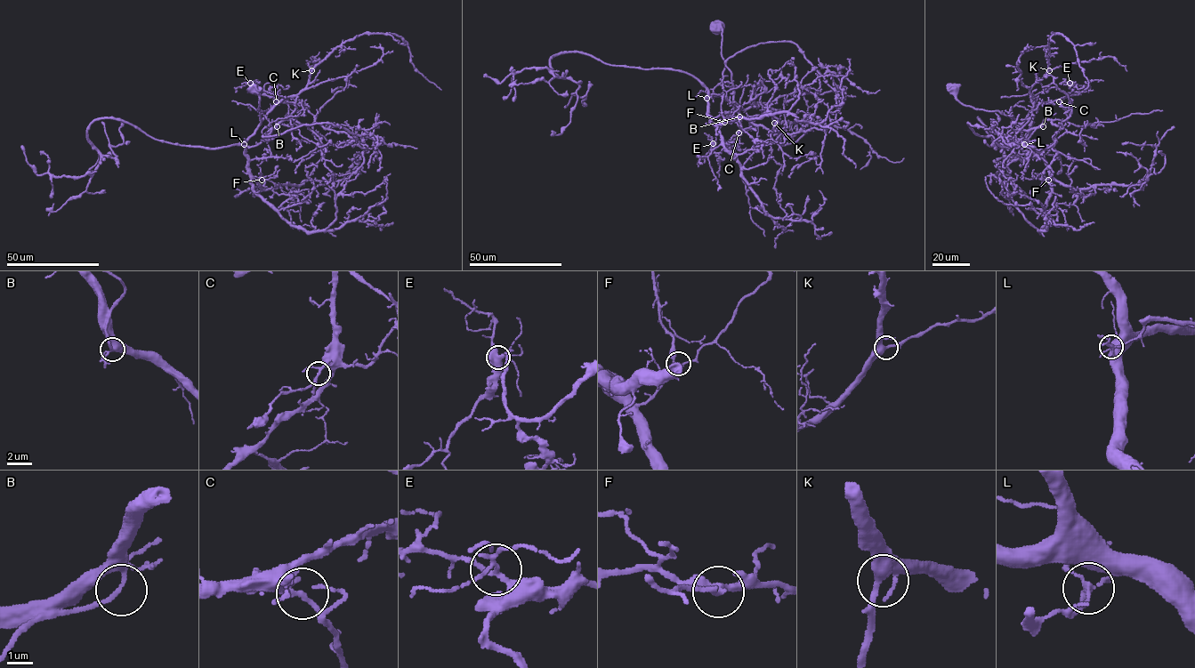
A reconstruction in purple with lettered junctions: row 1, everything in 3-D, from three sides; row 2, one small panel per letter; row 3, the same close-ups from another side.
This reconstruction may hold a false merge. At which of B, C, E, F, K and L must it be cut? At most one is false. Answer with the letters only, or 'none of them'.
L

